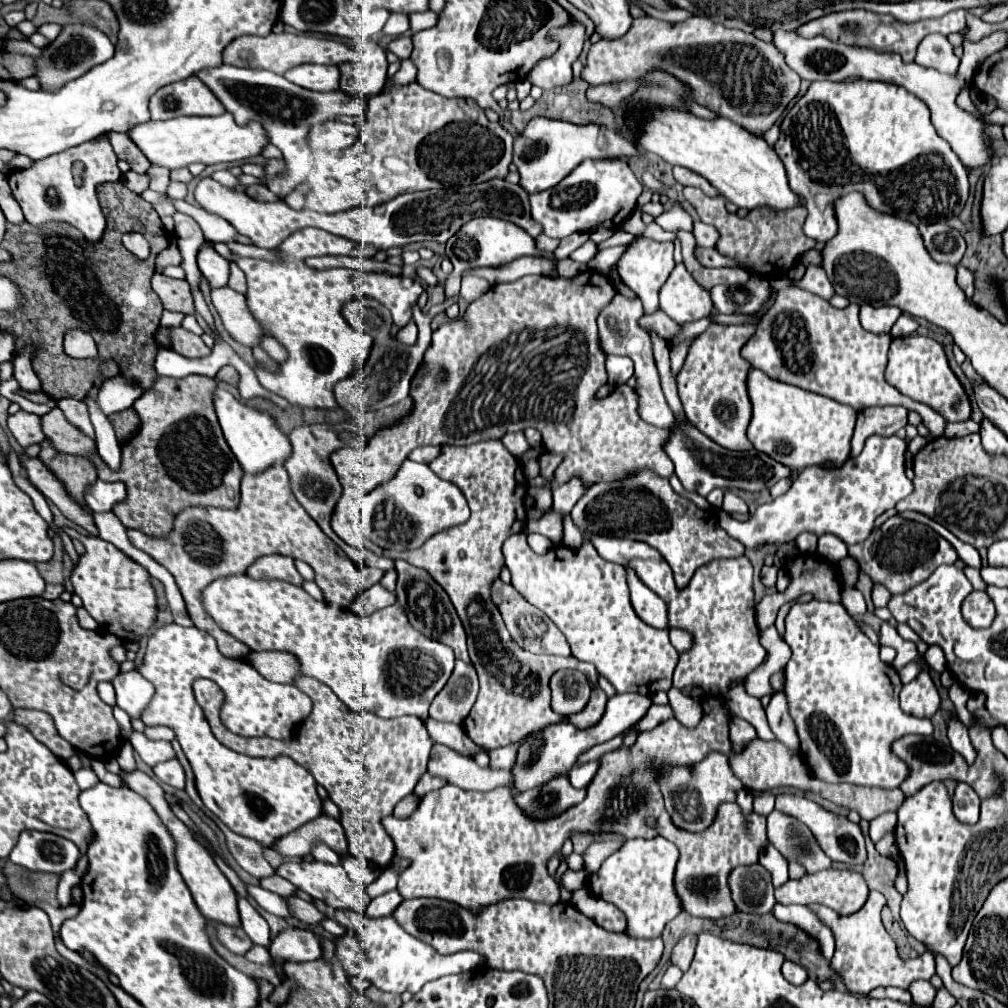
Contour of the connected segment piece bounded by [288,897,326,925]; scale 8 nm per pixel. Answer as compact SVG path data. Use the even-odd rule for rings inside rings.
M290 897L288 899L290 903L290 909L294 913L294 917L306 925L314 925L314 923L320 923L322 919L326 919L326 915L322 915L312 903L300 899L300 897Z

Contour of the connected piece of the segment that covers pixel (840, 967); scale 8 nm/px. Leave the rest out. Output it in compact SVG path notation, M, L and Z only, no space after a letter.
M878 891L870 893L868 901L864 903L864 907L860 911L856 911L854 915L846 915L846 917L840 917L838 913L834 913L832 909L828 909L824 905L810 905L812 911L816 911L820 915L820 919L826 921L826 925L834 931L836 953L832 957L832 965L840 973L840 977L844 979L846 987L852 993L870 993L876 987L888 987L888 985L908 989L908 985L912 981L932 977L936 973L934 957L928 951L924 955L920 955L916 959L908 959L908 961L898 957L896 943L880 921L880 911L884 905L886 905L886 897Z

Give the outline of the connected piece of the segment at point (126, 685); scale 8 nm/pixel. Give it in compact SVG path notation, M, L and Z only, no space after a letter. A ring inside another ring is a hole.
M138 671L118 673L112 679L112 685L116 691L116 705L130 717L140 717L142 709L148 707L154 695L154 685L146 681Z

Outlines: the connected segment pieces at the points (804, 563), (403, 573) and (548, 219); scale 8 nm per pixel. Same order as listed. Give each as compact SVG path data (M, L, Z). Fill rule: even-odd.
M794 557L790 569L790 585L782 595L782 605L800 597L802 593L812 593L820 601L840 601L840 583L836 579L836 571L824 559Z
M396 559L394 567L396 567L396 573L398 573L396 597L398 597L398 603L402 605L404 613L412 621L412 625L416 629L420 629L426 637L432 637L436 641L442 641L442 643L450 645L454 649L456 659L470 661L468 659L468 651L466 651L466 633L464 633L462 621L458 619L456 609L450 603L446 591L424 569L418 569L418 567L402 561L402 559Z
M582 161L570 177L554 189L530 195L532 217L544 227L544 235L564 239L572 233L592 233L598 227L618 229L624 217L636 209L636 199L642 193L642 183L634 177L628 163L620 161Z

